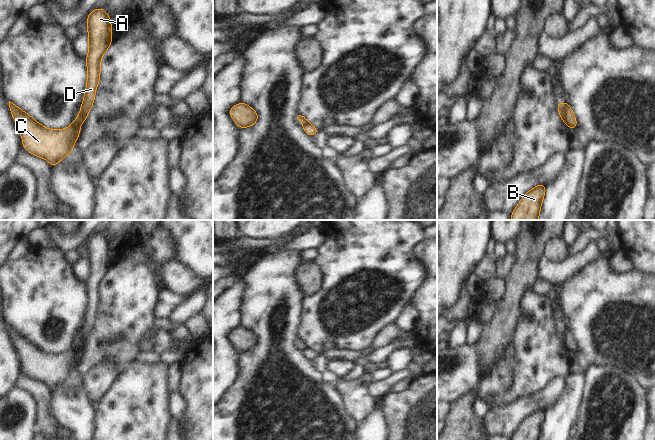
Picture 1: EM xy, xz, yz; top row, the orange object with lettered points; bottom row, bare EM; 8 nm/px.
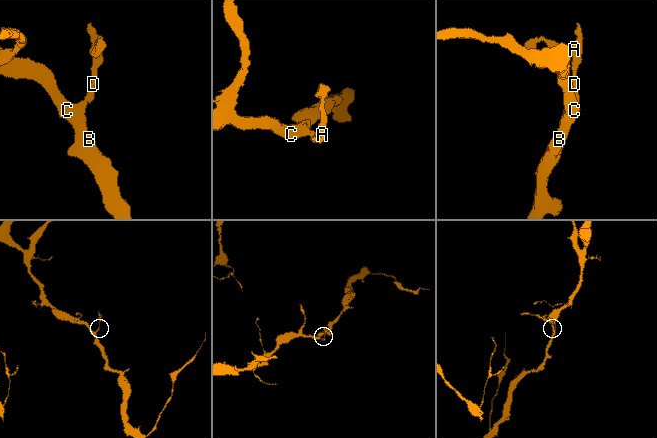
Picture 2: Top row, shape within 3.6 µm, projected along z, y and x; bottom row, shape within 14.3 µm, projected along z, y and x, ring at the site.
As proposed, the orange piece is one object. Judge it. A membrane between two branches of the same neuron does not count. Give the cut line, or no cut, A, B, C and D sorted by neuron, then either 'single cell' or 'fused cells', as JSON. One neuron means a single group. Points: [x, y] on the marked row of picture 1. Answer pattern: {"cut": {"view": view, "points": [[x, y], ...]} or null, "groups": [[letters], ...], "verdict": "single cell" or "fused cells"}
{"cut": {"view": "yz", "points": [[565, 103], [564, 120]]}, "groups": [["A", "D"], ["B", "C"]], "verdict": "fused cells"}

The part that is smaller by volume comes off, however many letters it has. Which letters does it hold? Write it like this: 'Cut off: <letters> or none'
Cut off: A, D

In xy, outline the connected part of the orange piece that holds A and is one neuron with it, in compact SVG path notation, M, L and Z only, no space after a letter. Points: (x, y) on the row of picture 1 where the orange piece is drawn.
M101 6L88 14L87 25L89 53L85 59L87 61L88 77L85 97L81 105L80 124L86 120L94 102L95 90L100 79L100 61L113 39L111 35L111 18Z

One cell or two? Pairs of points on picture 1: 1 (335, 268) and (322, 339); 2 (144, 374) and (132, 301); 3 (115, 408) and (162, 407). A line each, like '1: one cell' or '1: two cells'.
1: one cell
2: two cells
3: one cell

